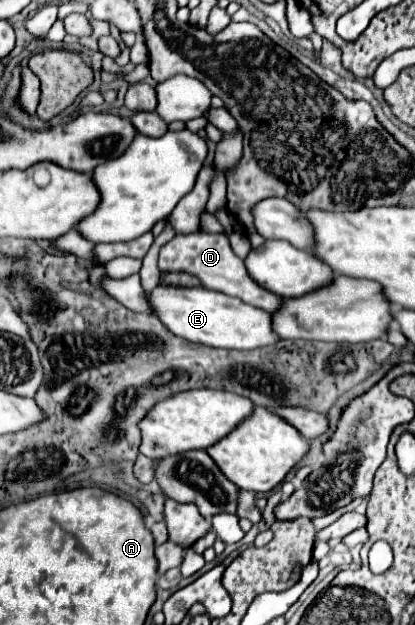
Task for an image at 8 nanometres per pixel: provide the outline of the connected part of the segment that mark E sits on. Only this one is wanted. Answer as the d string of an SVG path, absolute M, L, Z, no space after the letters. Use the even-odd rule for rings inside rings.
M157 284L151 292L145 292L145 300L151 314L161 320L169 332L189 342L199 342L213 348L227 350L249 350L275 344L279 338L271 330L271 314L253 308L237 298L229 298L221 292L207 288L183 288L173 284Z

